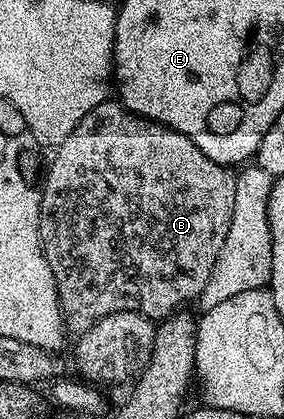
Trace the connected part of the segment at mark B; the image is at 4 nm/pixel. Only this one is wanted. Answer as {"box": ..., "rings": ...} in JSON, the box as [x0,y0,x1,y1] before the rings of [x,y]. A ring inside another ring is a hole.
{"box":[39,98,236,334],"rings":[[[109,98],[94,106],[94,110],[90,110],[90,114],[86,114],[86,118],[82,118],[74,130],[70,130],[70,138],[59,144],[51,156],[48,173],[44,176],[44,188],[39,189],[40,245],[54,274],[60,310],[64,313],[64,327],[69,333],[79,334],[90,330],[99,317],[115,312],[140,312],[149,320],[159,322],[188,306],[191,300],[192,303],[199,301],[202,290],[206,290],[206,282],[210,282],[210,270],[214,270],[218,250],[222,250],[222,242],[226,242],[226,230],[230,230],[230,218],[234,214],[236,172],[229,165],[206,158],[206,154],[194,146],[192,137],[175,132],[164,124],[156,124],[144,116],[135,116],[116,98]]]}

